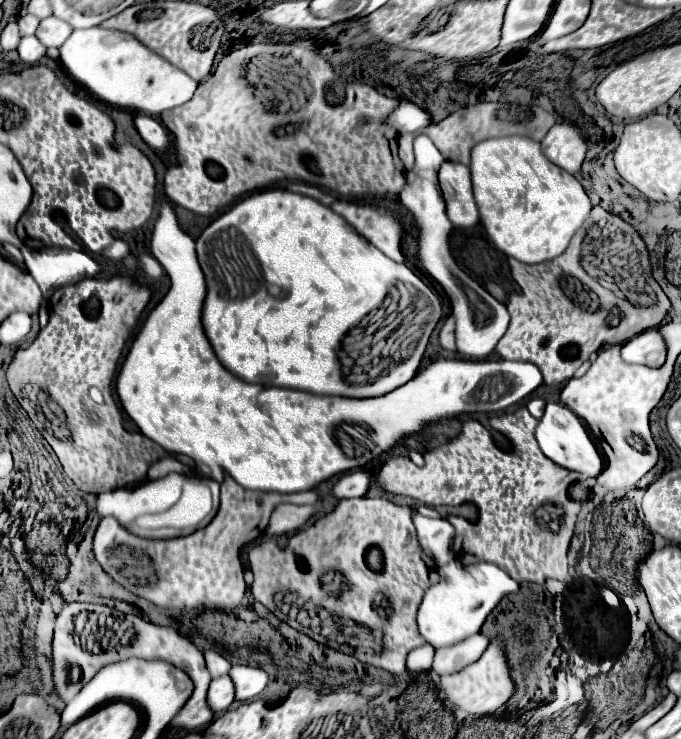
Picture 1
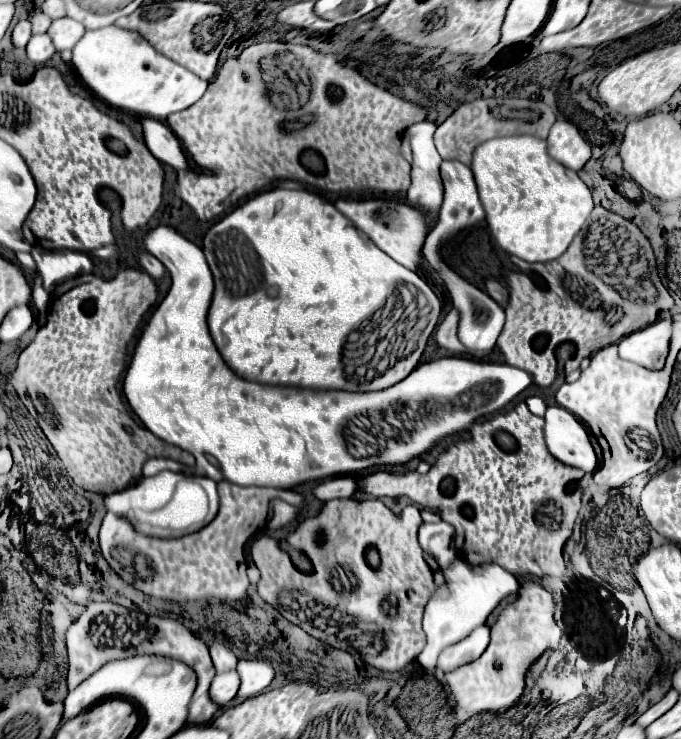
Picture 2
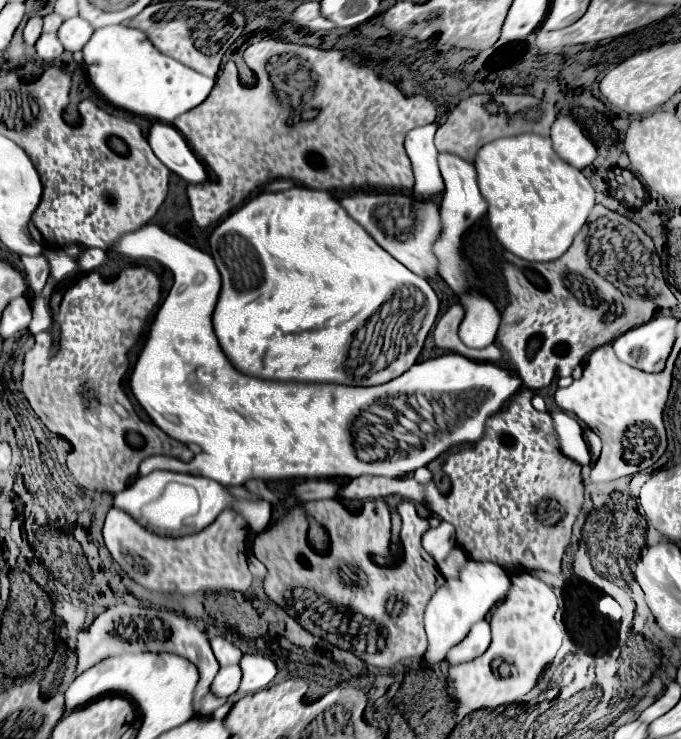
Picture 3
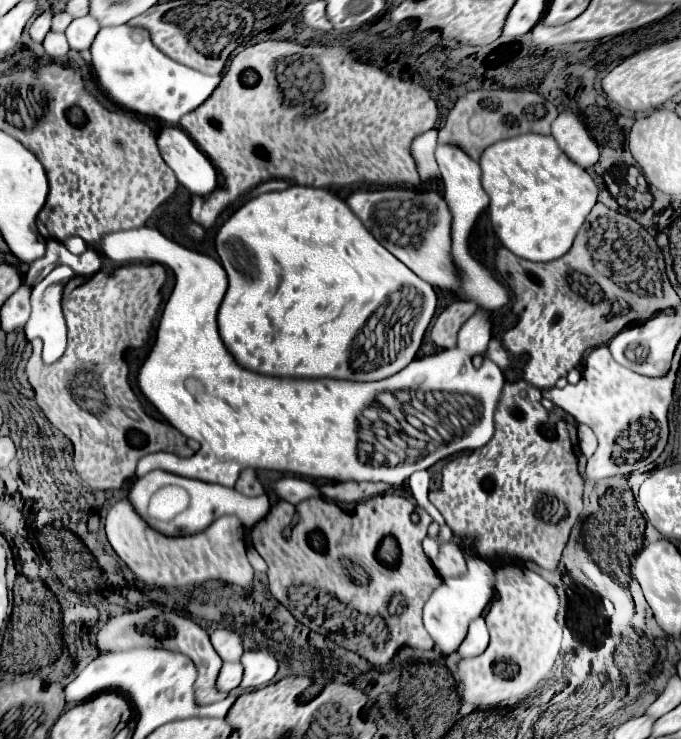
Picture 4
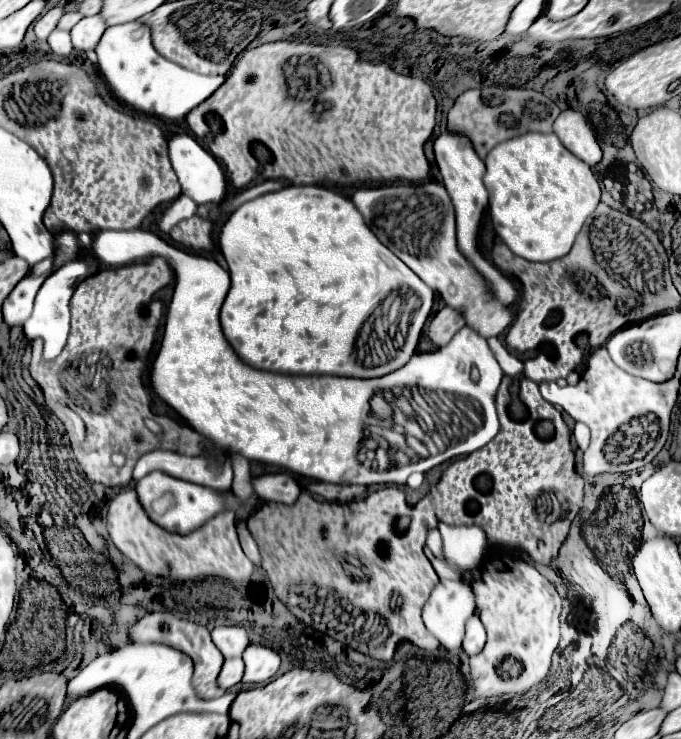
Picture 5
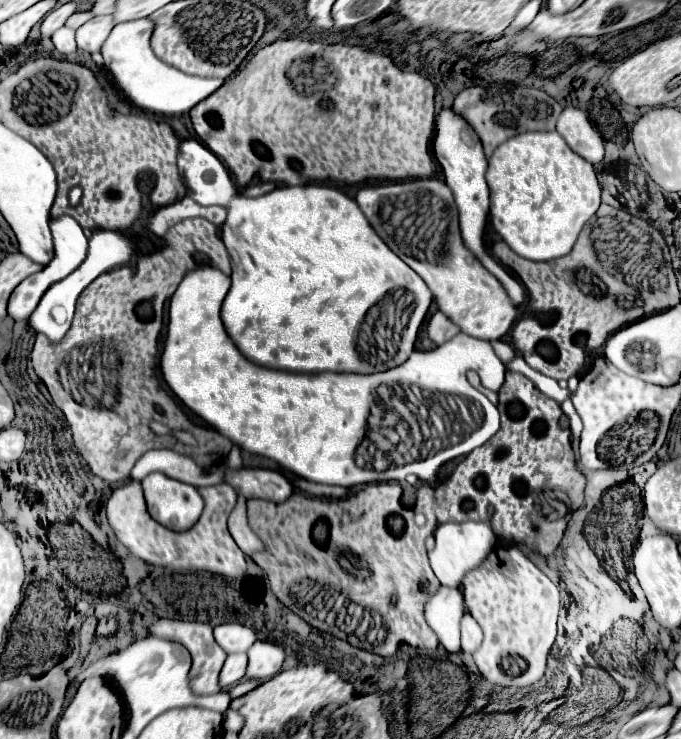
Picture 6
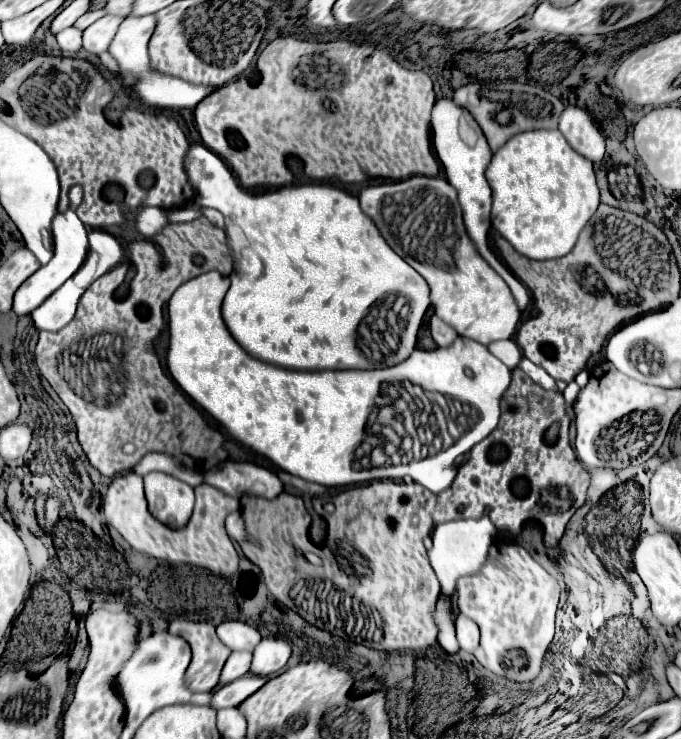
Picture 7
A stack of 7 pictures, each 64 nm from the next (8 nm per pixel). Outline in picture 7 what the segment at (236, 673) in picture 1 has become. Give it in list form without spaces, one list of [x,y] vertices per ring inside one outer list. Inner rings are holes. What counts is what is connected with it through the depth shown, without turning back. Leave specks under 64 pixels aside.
[[[264,638],[254,648],[254,660],[250,672],[256,676],[272,676],[278,674],[292,656],[292,646],[282,638]]]

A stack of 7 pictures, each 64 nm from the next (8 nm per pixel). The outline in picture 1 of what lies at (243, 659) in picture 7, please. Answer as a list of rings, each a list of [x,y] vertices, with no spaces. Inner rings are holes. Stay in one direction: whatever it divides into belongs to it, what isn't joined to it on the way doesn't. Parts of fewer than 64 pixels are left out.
[[[228,674],[214,678],[208,688],[208,704],[212,712],[224,712],[234,702],[234,684]]]

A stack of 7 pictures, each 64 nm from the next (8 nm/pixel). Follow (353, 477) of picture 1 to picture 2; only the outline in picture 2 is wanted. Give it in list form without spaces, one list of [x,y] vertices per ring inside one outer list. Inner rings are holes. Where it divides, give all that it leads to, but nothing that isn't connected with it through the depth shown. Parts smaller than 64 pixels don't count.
[[[337,476],[327,478],[312,488],[314,498],[332,500],[332,498],[350,498],[356,492],[356,480],[352,476]]]

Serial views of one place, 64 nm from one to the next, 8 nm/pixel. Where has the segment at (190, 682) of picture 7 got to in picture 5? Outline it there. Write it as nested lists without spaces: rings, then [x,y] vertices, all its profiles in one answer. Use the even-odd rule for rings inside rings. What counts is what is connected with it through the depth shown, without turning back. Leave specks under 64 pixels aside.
[[[152,612],[148,616],[144,616],[132,630],[130,630],[130,636],[132,638],[140,638],[142,642],[160,642],[160,644],[170,644],[174,648],[180,648],[182,652],[186,652],[192,661],[194,662],[193,677],[198,679],[196,684],[196,694],[200,698],[216,698],[216,696],[222,696],[224,690],[218,688],[216,684],[216,678],[218,678],[218,672],[222,668],[222,662],[224,662],[224,656],[222,652],[212,644],[210,640],[210,630],[202,624],[196,624],[196,622],[188,622],[188,620],[180,620],[168,612]]]

